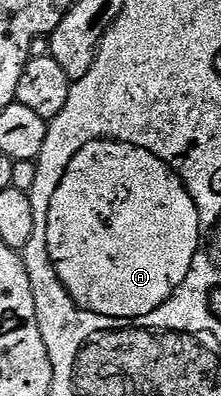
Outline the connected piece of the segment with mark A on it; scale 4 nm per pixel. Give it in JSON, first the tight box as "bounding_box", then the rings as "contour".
{"bounding_box":[43,141,202,313],"contour":[[[92,141],[72,156],[73,169],[69,169],[69,177],[65,177],[65,185],[61,185],[57,201],[47,201],[47,208],[43,213],[44,252],[47,257],[57,257],[57,269],[61,269],[59,277],[65,277],[65,281],[69,281],[69,289],[77,293],[79,303],[93,305],[93,309],[101,309],[101,313],[146,313],[148,309],[153,309],[153,305],[157,305],[157,301],[161,301],[161,297],[165,297],[165,293],[169,293],[169,285],[173,285],[177,277],[188,275],[202,244],[201,216],[193,205],[189,192],[185,190],[185,184],[149,149],[140,149],[137,145],[128,145],[122,141]]]}

